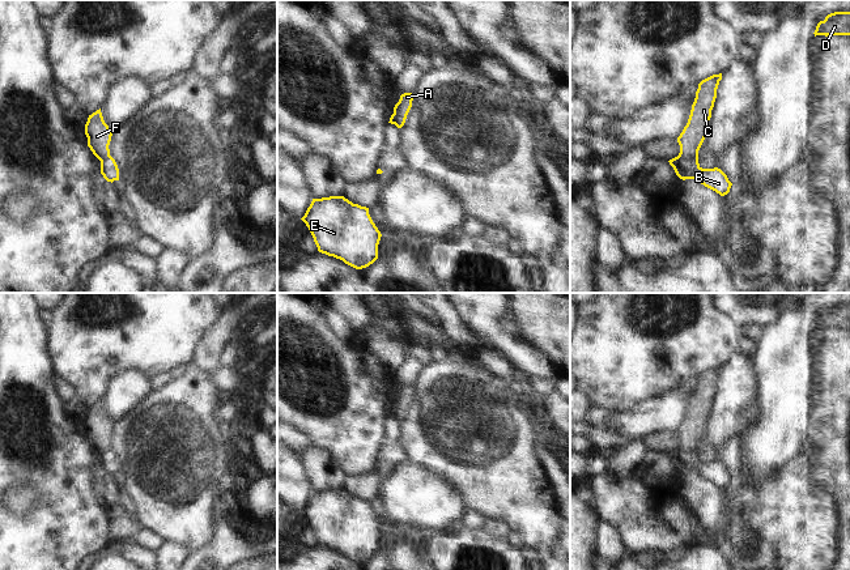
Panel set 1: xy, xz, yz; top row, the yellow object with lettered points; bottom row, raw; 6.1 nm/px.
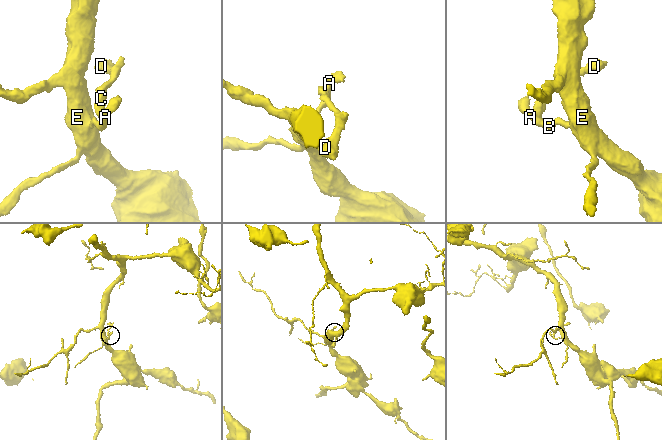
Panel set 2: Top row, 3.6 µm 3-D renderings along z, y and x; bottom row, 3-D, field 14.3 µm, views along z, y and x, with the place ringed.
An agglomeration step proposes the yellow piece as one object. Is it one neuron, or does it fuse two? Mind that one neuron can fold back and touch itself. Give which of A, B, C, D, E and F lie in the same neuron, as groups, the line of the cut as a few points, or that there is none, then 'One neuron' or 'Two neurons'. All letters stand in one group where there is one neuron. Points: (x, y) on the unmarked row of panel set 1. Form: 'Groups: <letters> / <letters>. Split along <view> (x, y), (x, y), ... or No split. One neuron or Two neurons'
Groups: A B E / C D F. Split along yz (679, 447), (684, 450), (697, 449). Two neurons

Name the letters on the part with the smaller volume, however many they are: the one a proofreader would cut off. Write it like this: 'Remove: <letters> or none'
Remove: C, D, F

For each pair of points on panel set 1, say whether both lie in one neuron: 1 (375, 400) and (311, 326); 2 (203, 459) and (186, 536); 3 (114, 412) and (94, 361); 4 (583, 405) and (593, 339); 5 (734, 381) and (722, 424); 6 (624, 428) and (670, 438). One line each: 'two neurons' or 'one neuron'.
1: one neuron
2: one neuron
3: two neurons
4: two neurons
5: one neuron
6: two neurons

